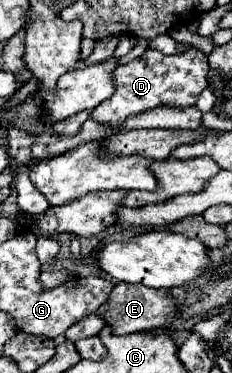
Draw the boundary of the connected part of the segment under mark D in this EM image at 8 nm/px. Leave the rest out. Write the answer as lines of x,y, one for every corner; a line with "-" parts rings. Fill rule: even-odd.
150,48
140,58
124,66
118,66
118,70
114,72
116,92
112,98
100,102
100,106
92,110
92,120
104,122
106,126
120,126
124,118
154,110
156,106
184,108
196,104
198,92
202,92
208,86
208,72
208,58
196,48
190,48
184,54
176,56
164,56
162,52

